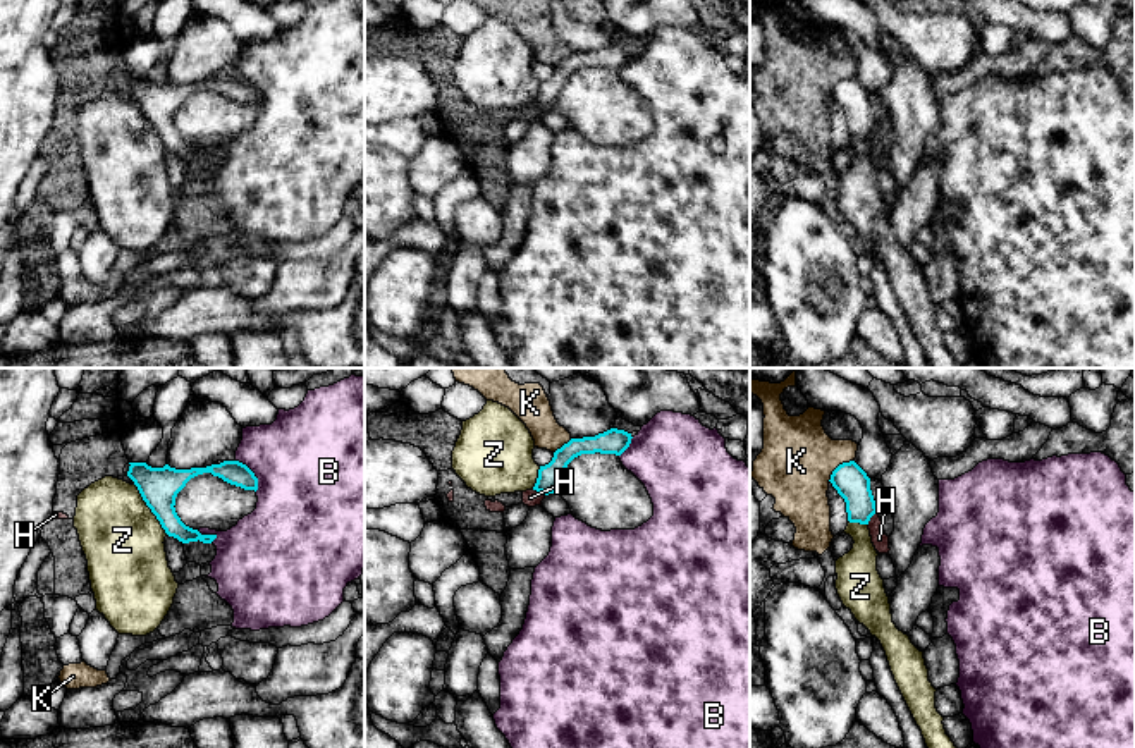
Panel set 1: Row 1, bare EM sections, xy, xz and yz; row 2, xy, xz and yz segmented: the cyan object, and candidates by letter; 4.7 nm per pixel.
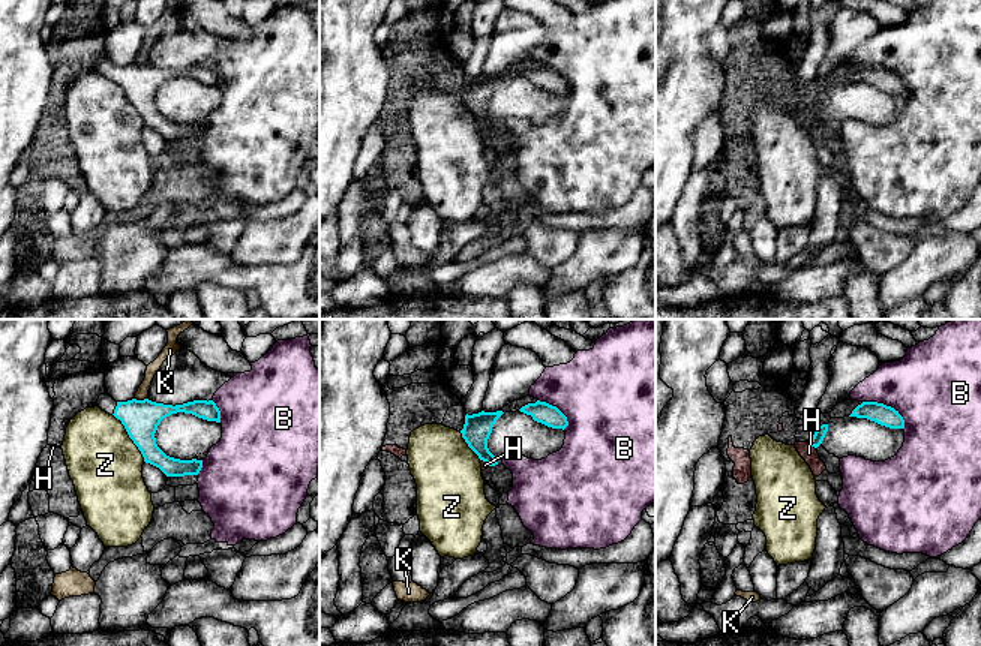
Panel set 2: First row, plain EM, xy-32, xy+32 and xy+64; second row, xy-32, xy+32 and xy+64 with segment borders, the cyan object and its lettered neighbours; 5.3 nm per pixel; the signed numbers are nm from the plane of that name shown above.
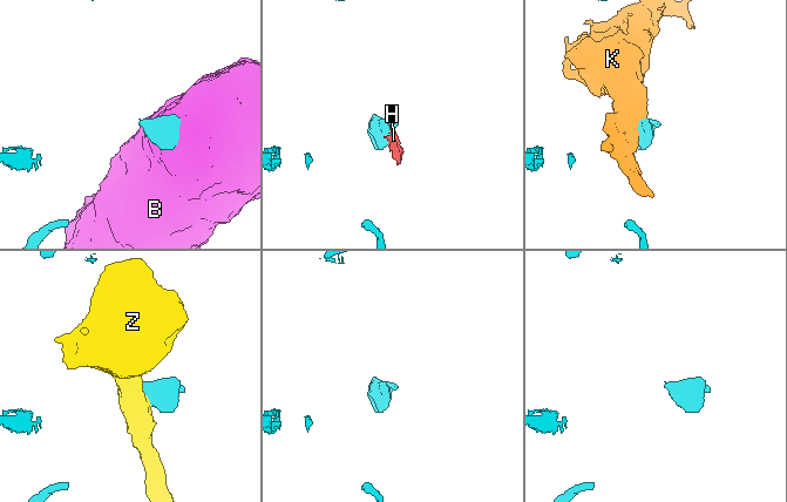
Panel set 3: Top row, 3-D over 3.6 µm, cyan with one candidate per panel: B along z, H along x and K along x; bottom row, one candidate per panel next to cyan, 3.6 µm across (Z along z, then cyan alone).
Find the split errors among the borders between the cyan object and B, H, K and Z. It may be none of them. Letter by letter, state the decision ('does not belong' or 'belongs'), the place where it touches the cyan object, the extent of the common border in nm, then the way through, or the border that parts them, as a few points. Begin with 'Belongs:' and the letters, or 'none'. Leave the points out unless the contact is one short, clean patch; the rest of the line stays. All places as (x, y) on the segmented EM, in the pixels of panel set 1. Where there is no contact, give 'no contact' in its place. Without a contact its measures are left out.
Belongs: none
B: does not belong | xy (253, 473) | 180 nm
H: does not belong | yz (871, 516) | 80 nm | along yz (876, 511), (867, 523)
K: does not belong | yz (838, 466) | 160 nm
Z: does not belong | xy (150, 508) | 280 nm

